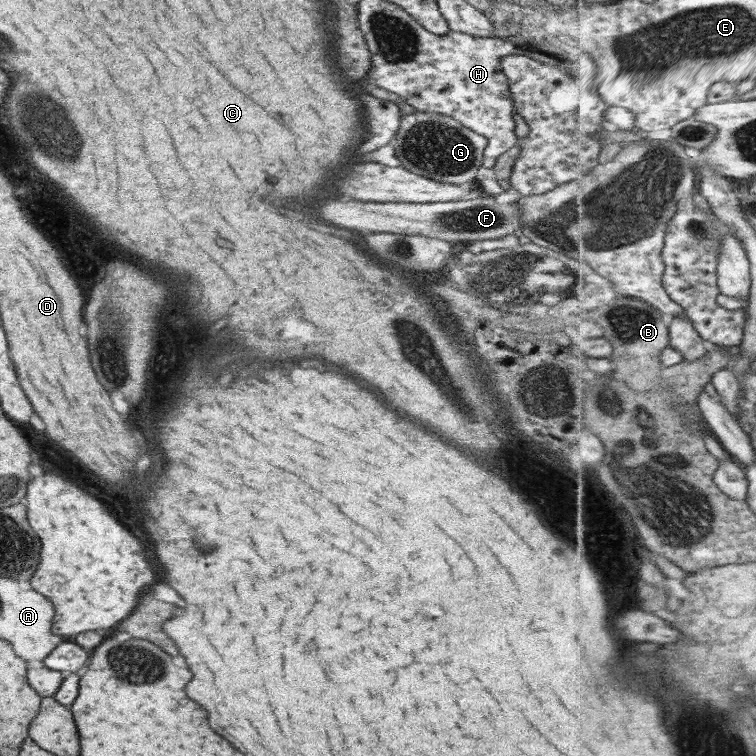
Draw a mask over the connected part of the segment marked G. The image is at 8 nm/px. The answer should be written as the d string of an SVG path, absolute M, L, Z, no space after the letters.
M424 111L402 115L395 135L395 155L402 167L436 182L461 185L475 181L478 168L483 166L487 138L451 116Z

